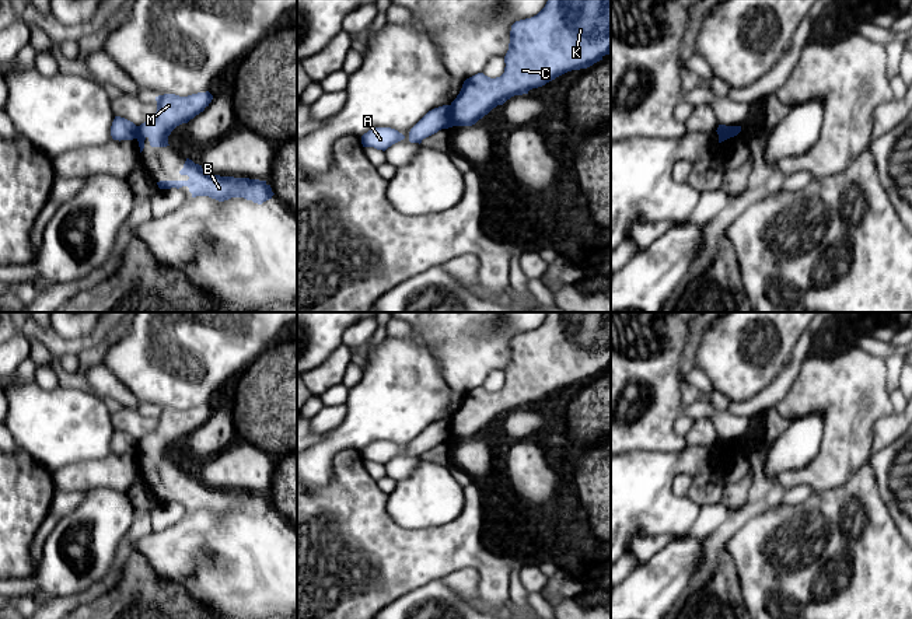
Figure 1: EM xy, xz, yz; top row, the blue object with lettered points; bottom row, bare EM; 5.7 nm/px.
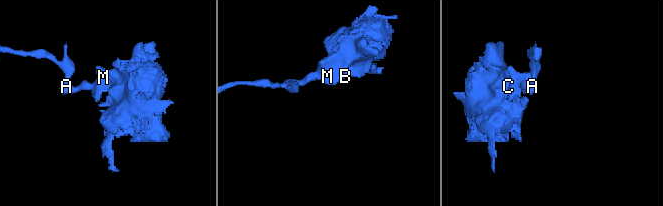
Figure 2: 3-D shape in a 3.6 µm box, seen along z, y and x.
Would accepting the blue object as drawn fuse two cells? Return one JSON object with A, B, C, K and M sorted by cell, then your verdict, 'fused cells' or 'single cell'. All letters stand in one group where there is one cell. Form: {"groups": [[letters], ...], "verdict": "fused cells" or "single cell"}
{"groups": [["A"], ["B", "C", "K", "M"]], "verdict": "fused cells"}

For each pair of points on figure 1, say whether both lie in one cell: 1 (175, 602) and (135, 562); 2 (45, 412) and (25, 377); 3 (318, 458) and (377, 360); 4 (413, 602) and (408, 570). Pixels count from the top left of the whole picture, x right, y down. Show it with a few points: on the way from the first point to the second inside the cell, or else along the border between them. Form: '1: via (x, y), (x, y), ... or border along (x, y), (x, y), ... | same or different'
1: via (164, 594), (143, 573) | same
2: border along (34, 381), (14, 384) | different
3: via (342, 434), (377, 399), (377, 384) | same
4: border along (441, 579), (434, 579), (409, 590), (387, 604) | different

